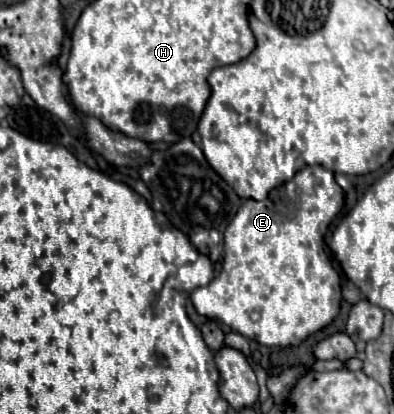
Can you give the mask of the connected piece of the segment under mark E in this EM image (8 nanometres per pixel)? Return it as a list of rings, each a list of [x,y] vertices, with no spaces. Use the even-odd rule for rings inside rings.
[[[320,165],[297,172],[293,181],[288,181],[281,188],[276,187],[263,201],[247,199],[224,231],[221,275],[189,295],[197,313],[221,321],[243,337],[255,339],[267,347],[293,347],[327,327],[339,313],[341,285],[337,271],[329,265],[323,251],[323,235],[341,211],[344,199],[345,193],[337,185],[334,174]]]

